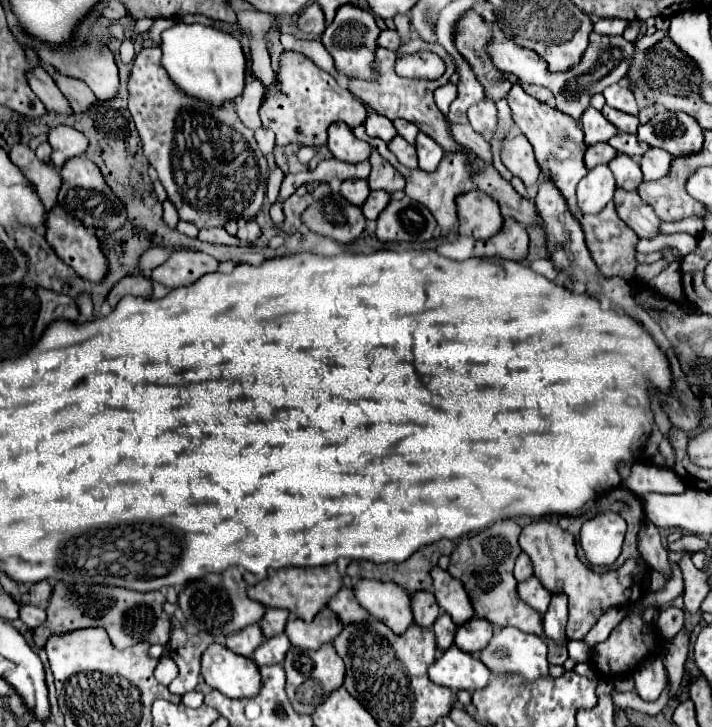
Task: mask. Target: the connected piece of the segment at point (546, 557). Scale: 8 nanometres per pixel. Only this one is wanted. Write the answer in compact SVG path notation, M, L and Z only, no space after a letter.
M534 520L526 524L518 536L520 548L530 556L534 564L534 576L552 592L564 592L570 600L570 618L566 626L566 636L570 640L584 638L588 630L596 624L596 620L614 606L630 606L630 598L644 598L648 594L650 576L648 572L636 562L626 560L618 570L608 570L604 574L594 572L588 564L578 558L576 540L570 532L562 530L556 522L550 520Z

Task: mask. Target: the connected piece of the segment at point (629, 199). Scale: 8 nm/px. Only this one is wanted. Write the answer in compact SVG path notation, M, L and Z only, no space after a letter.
M616 190L614 194L616 202L616 212L618 216L640 236L640 238L654 238L658 236L658 226L660 218L652 210L652 206L644 204L638 192L626 192L626 190Z

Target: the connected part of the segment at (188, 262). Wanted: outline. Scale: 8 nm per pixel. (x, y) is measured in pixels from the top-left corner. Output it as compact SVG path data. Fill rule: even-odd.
M176 250L164 264L152 270L152 280L162 282L170 288L178 288L178 286L190 286L204 274L216 270L218 260L214 260L212 256L194 250Z

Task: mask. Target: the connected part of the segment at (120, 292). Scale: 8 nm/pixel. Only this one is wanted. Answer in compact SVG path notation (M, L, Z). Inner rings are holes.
M130 274L130 276L124 276L108 294L108 300L112 306L116 306L122 296L126 294L132 294L132 296L144 296L144 298L150 298L152 296L152 280L146 278L144 274Z

